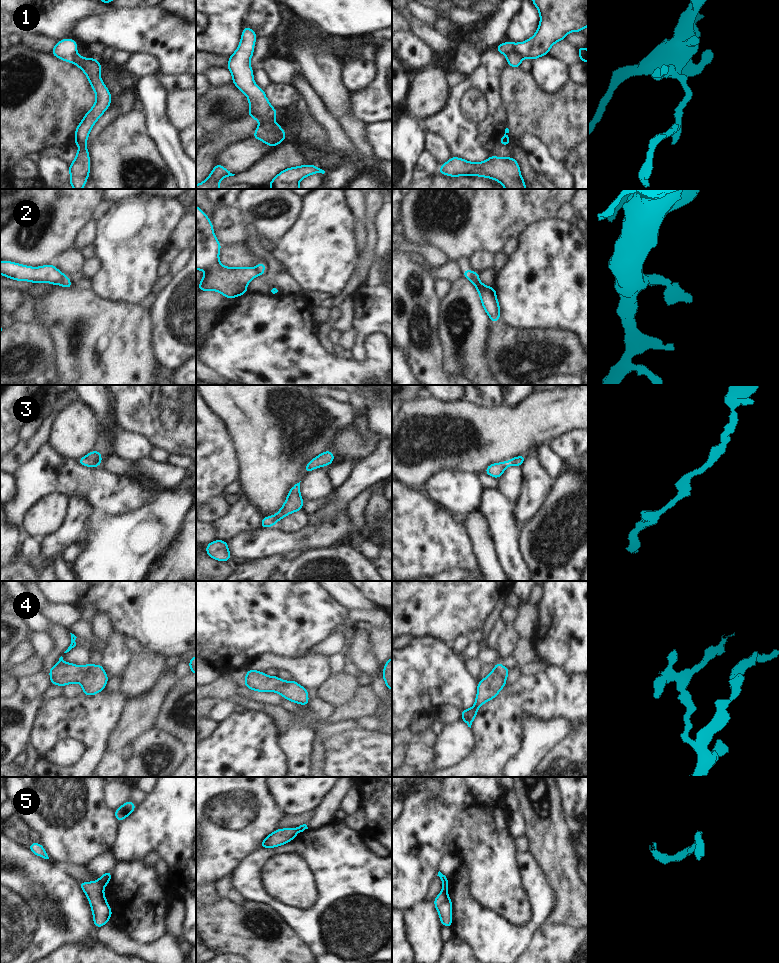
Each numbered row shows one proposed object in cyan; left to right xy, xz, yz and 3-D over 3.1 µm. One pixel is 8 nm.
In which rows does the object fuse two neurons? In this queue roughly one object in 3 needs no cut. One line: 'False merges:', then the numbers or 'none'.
False merges: 1, 2, 5

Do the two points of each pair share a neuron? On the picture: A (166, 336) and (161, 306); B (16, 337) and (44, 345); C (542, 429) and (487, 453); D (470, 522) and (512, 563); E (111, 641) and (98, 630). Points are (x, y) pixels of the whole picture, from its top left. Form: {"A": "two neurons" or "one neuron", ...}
{"A": "one neuron", "B": "one neuron", "C": "one neuron", "D": "two neurons", "E": "two neurons"}

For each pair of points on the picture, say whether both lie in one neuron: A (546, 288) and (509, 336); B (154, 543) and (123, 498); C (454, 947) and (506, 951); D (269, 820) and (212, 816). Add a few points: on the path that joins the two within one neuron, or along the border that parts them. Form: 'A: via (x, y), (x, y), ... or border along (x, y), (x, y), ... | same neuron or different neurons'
A: border along (500, 319), (507, 324), (519, 328), (539, 329) | different neurons
B: border along (148, 503), (125, 511), (108, 512) | different neurons
C: border along (452, 935), (463, 940), (473, 952) | different neurons
D: via (255, 816), (226, 816) | same neuron

